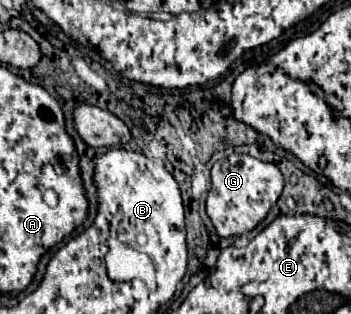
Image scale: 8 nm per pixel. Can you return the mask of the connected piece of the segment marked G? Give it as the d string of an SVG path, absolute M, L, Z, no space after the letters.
M231 153L211 167L211 191L206 198L206 213L219 237L243 235L253 231L277 203L283 191L283 175L275 163L263 163L251 155Z

